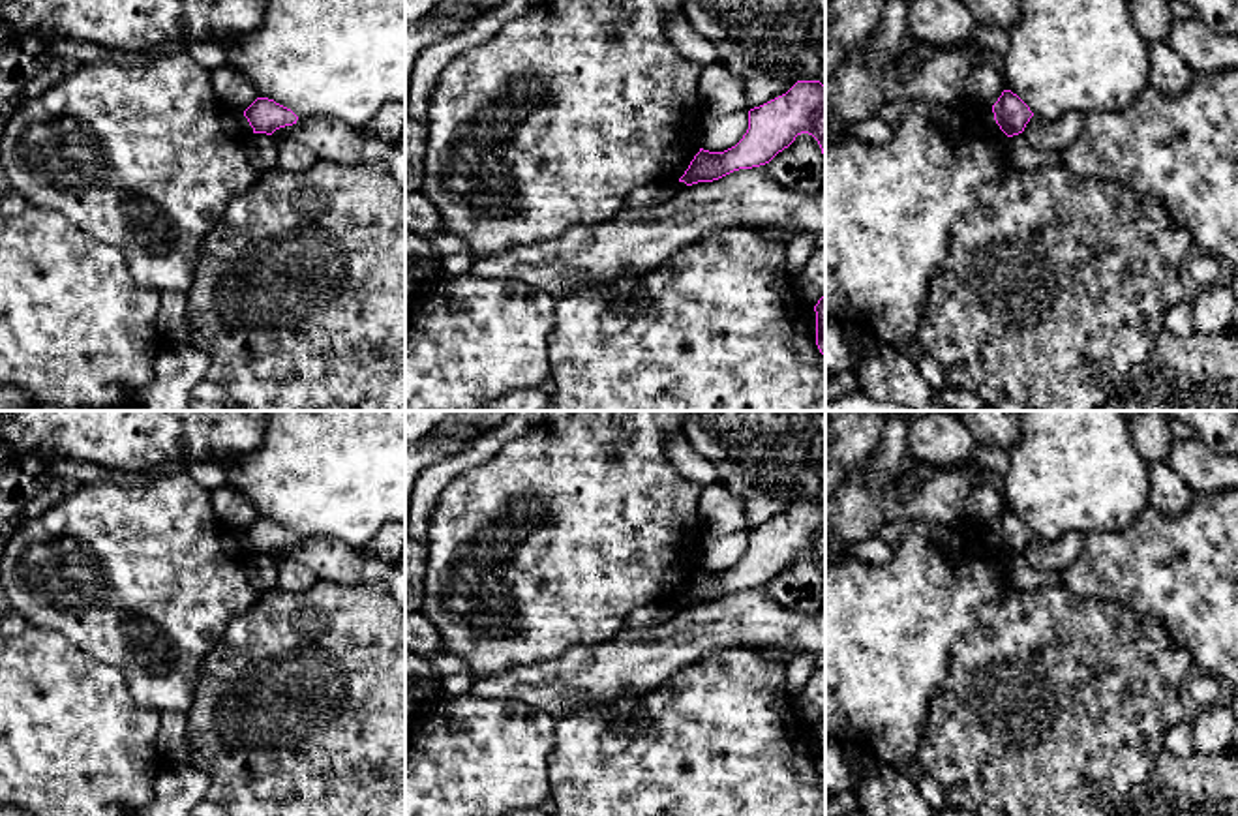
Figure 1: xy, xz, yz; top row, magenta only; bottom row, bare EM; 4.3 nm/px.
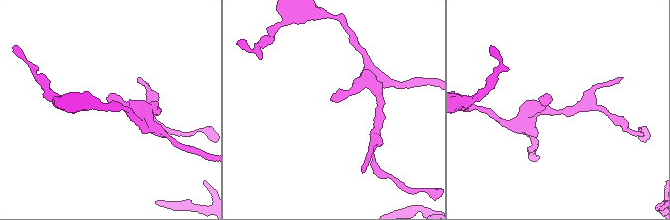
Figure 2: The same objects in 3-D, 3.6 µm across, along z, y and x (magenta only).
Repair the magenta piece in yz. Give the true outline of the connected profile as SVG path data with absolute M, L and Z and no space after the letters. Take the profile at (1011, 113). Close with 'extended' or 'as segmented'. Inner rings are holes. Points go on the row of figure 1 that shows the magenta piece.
M1004 90L998 101L992 105L994 120L1007 135L1019 135L1034 116L1030 107L1011 90Z; as segmented

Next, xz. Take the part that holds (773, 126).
M797 81L786 94L750 109L743 139L724 152L700 148L679 182L713 182L765 165L801 133L818 141L825 159L825 84L820 81Z; as segmented

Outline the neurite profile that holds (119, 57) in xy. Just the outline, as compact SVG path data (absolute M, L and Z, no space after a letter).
M107 49L103 60L114 62L118 66L143 66L148 62L154 62L158 56L152 54L150 51L143 53L129 53L129 51L116 51L116 49Z

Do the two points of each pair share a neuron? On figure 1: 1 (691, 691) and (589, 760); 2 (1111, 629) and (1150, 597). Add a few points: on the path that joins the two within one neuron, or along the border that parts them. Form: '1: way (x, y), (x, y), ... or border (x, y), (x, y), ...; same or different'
1: way (668, 717), (625, 760), (616, 760); same
2: border (1090, 597), (1122, 603), (1150, 616), (1169, 636); different

